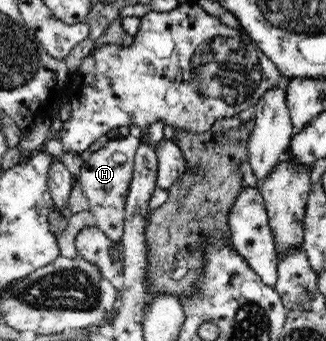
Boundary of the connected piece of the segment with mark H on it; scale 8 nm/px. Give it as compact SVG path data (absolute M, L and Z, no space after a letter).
M131 134L109 140L101 149L90 155L79 175L83 193L89 200L90 211L95 216L96 227L101 229L112 242L119 242L124 232L126 201L139 145L140 139Z

